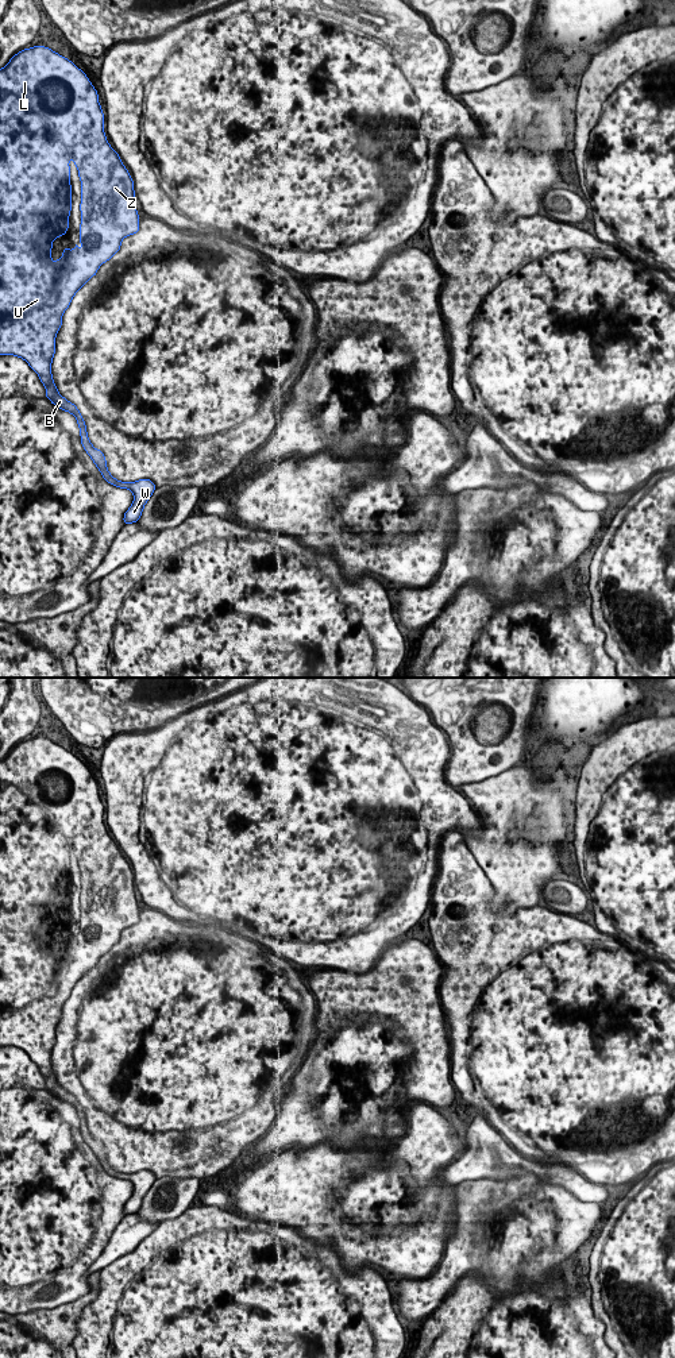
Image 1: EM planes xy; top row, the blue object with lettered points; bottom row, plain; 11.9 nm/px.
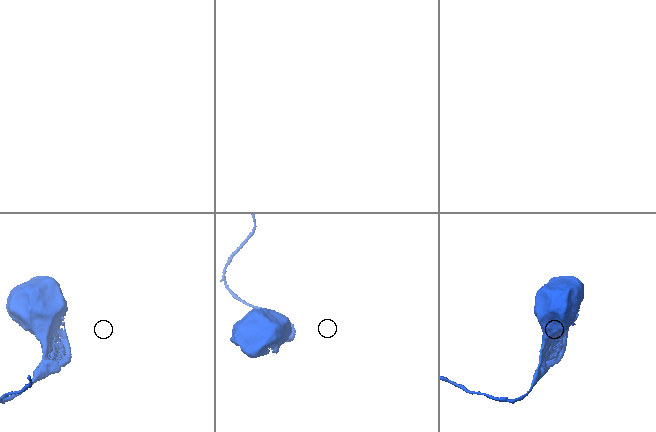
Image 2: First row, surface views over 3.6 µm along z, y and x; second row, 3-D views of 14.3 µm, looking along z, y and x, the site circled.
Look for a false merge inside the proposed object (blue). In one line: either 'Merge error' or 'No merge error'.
No merge error

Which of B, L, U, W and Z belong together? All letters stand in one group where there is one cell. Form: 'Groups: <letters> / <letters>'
Groups: B L U W Z

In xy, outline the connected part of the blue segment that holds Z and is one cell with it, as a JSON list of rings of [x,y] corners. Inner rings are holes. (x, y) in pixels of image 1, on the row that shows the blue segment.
[[[45,46],[19,51],[0,69],[0,355],[24,359],[39,375],[46,387],[46,397],[57,408],[72,413],[78,423],[81,444],[92,458],[104,479],[134,493],[134,502],[124,513],[124,524],[138,522],[143,508],[157,489],[150,479],[120,482],[108,468],[104,454],[88,439],[85,421],[77,406],[63,398],[53,381],[51,362],[55,354],[55,336],[62,324],[62,315],[74,294],[93,277],[99,267],[120,250],[126,236],[139,231],[135,207],[134,181],[117,153],[109,146],[104,134],[104,113],[97,90],[89,78],[72,61]],[[69,159],[73,159],[81,180],[81,225],[80,250],[65,248],[62,258],[51,262],[53,240],[66,234],[72,209],[72,186]]]

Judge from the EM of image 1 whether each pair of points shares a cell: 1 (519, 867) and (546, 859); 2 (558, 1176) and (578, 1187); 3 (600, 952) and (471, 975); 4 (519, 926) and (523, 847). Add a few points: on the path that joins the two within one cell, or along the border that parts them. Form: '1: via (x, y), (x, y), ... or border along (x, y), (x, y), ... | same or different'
1: border along (524, 832), (546, 882) | different
2: via (563, 1176), (573, 1181) | same
3: via (567, 984), (504, 984) | same
4: border along (490, 899), (496, 913), (513, 914), (536, 905) | different

